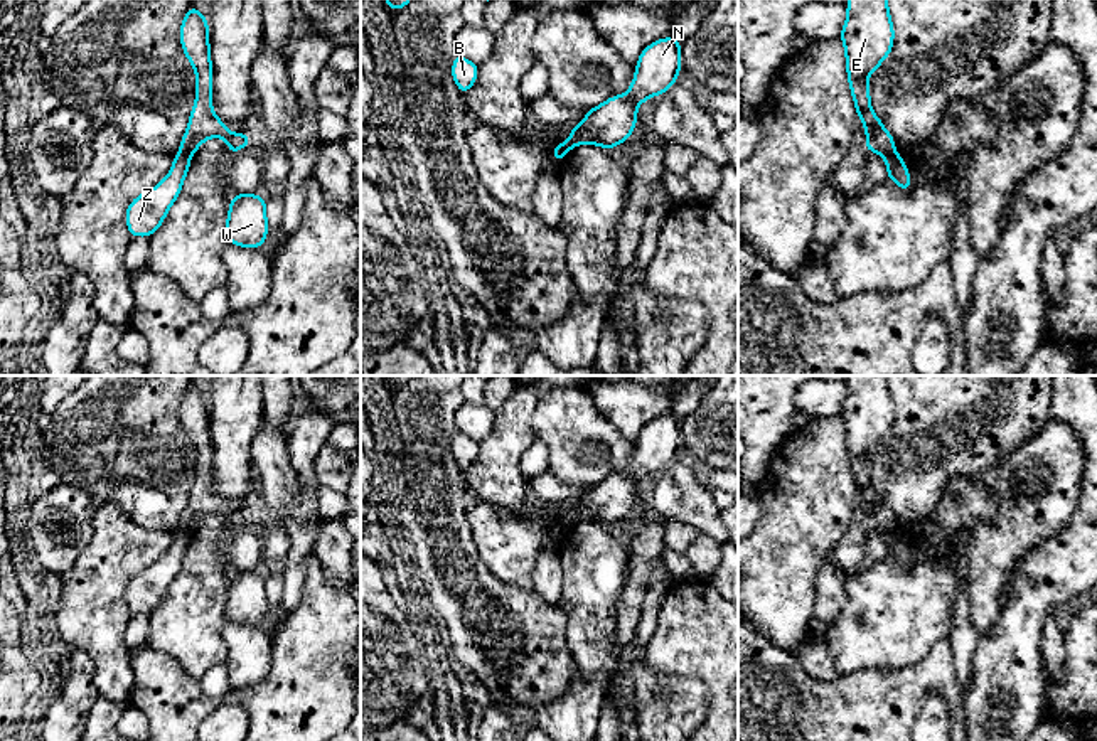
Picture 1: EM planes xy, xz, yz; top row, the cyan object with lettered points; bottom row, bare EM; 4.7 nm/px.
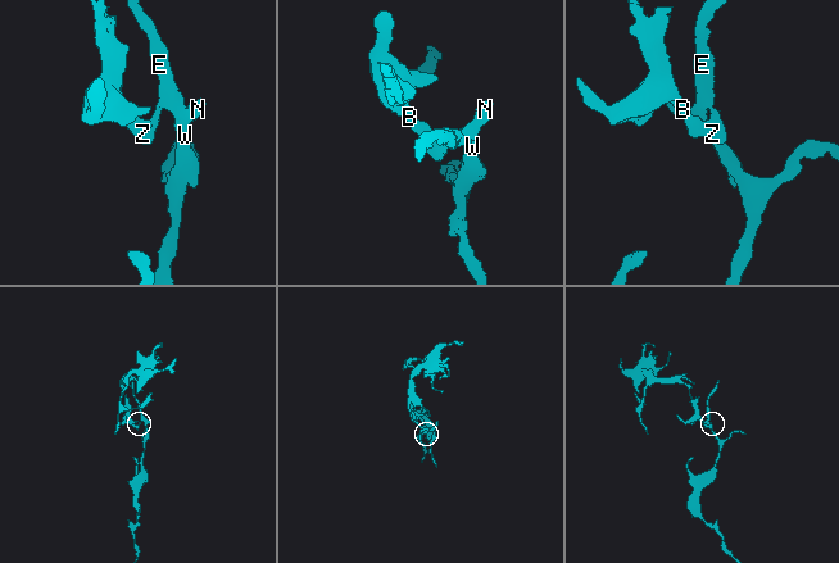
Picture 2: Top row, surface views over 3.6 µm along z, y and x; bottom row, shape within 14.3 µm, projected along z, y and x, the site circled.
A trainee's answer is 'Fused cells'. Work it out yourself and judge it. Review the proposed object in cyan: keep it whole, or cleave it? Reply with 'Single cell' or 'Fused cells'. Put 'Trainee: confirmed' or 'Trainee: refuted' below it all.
Fused cells
Trainee: confirmed

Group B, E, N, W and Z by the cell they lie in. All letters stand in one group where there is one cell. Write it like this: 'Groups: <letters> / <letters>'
Groups: B Z / E N W

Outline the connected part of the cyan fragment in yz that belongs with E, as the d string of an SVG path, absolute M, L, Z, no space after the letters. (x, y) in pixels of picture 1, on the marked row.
M849 0L848 19L841 29L846 54L849 89L858 118L864 125L868 138L863 141L868 152L881 157L895 153L895 140L871 109L868 76L873 74L891 54L893 22L886 0Z

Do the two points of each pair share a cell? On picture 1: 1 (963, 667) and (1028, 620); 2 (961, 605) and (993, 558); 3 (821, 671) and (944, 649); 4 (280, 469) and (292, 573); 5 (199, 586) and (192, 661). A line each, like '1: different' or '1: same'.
1: different
2: different
3: different
4: different
5: same

